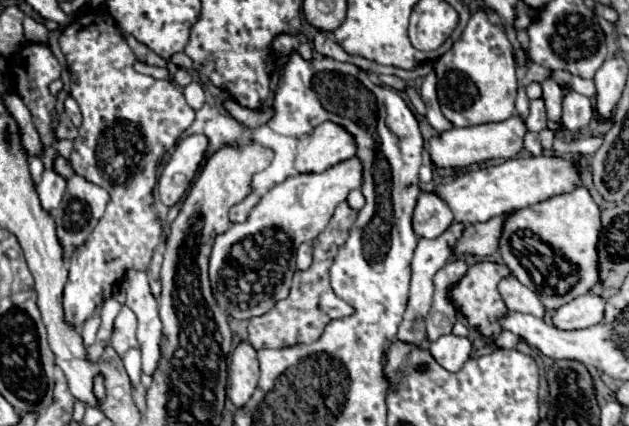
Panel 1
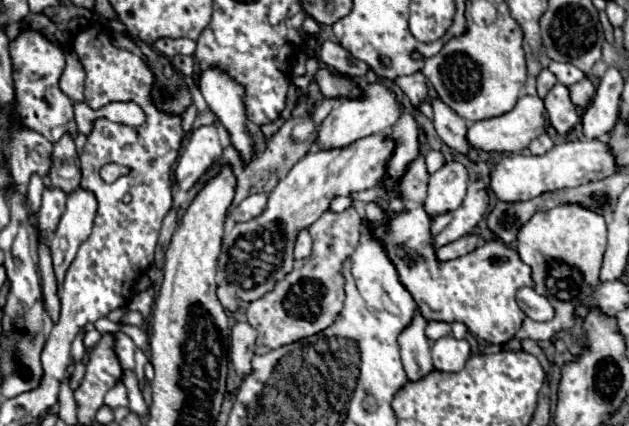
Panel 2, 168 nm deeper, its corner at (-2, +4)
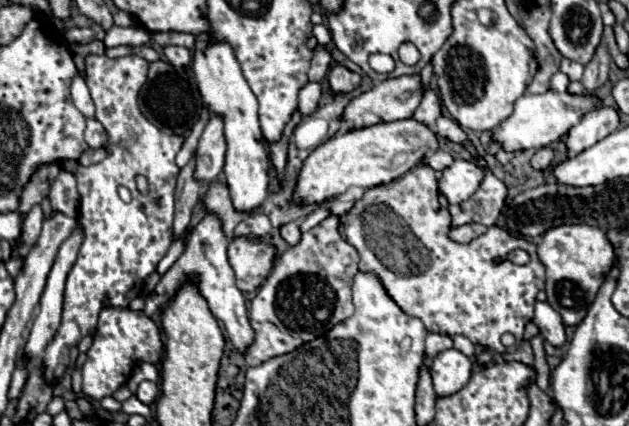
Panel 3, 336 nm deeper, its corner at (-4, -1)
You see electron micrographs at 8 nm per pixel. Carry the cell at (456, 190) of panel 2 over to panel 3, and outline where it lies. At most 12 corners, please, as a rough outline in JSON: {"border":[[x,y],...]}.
{"border":[[454,160],[438,180],[448,204],[468,200],[482,182],[472,160]]}

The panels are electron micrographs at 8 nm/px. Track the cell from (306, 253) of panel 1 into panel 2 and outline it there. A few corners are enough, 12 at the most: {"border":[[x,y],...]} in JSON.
{"border":[[308,229],[300,231],[294,245],[294,257],[304,259],[312,251]]}

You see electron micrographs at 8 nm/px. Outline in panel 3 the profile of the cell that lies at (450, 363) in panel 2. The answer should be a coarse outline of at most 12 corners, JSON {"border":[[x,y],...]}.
{"border":[[450,348],[432,360],[438,396],[466,386],[472,362]]}

